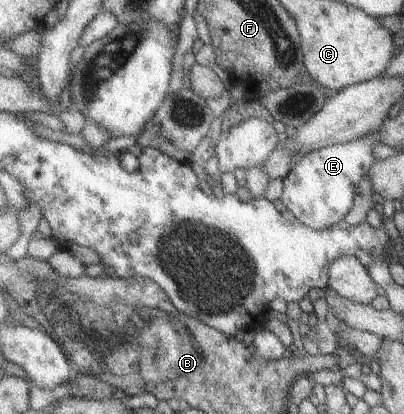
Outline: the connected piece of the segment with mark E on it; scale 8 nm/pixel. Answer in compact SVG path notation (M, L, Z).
M380 127L365 136L331 144L303 154L298 162L281 179L282 188L278 201L298 224L310 230L322 230L343 220L354 200L354 189L365 177L375 161L372 147L379 141Z

